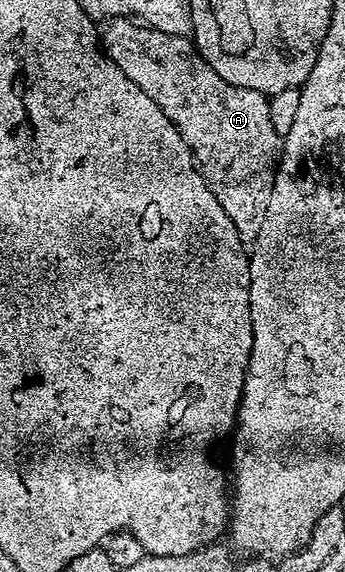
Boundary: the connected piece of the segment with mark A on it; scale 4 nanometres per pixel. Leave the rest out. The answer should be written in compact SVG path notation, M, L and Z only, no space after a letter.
M116 17L105 30L105 53L112 58L156 104L169 116L171 123L181 132L185 144L195 158L195 165L207 181L207 187L217 196L221 208L233 220L237 232L242 236L244 243L254 243L259 237L261 228L265 224L265 216L269 212L269 200L273 196L275 171L280 158L271 158L271 154L281 154L281 138L274 131L270 123L270 101L268 95L241 88L221 80L217 72L211 74L213 68L207 70L210 64L203 66L206 60L191 62L191 54L187 50L179 50L179 42L171 42L171 34L158 30L156 34L147 34L147 25L136 24L130 17Z

